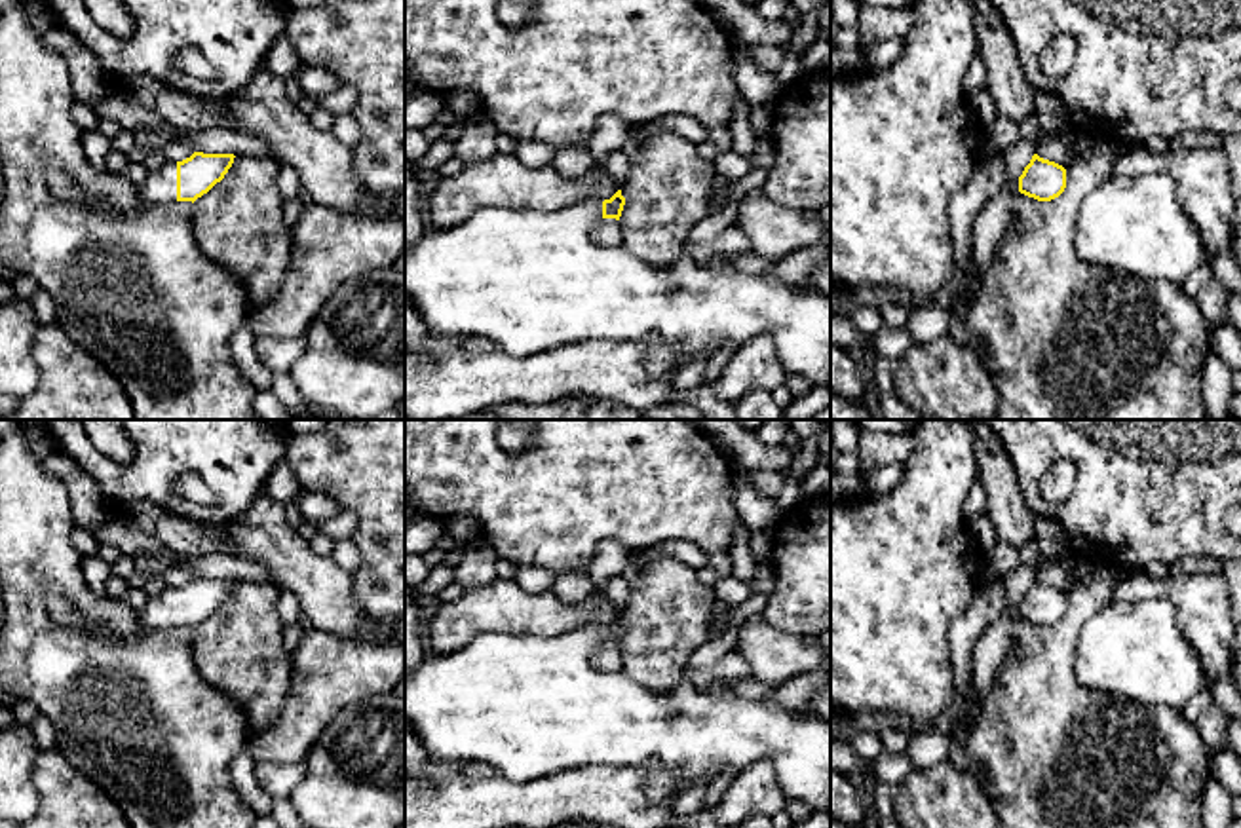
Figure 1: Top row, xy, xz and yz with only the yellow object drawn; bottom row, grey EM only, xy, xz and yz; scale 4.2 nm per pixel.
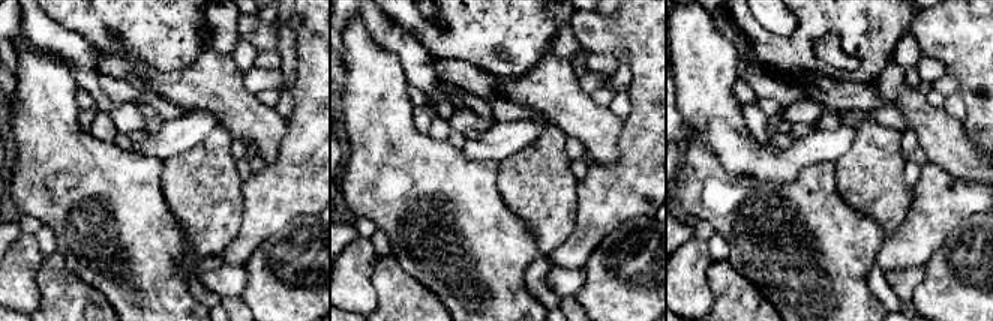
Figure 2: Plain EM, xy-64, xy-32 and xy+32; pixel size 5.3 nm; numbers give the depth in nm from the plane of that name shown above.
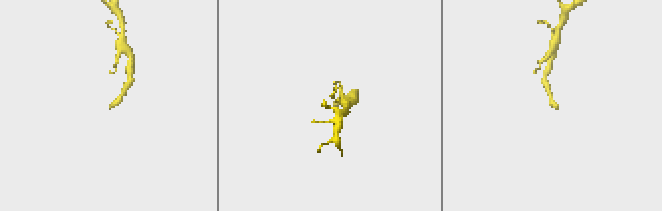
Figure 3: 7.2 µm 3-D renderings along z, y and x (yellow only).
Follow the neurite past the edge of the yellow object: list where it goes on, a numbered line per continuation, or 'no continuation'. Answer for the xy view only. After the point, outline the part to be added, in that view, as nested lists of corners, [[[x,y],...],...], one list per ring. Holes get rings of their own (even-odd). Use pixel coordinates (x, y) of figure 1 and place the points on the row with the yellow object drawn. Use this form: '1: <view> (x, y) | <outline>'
1: xy (160, 187) | [[[165,161],[152,169],[148,177],[137,184],[141,203],[173,203],[177,201],[177,163]]]

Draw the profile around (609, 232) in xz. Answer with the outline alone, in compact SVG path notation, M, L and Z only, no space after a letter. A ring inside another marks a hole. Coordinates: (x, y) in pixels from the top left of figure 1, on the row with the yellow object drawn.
M602 218L602 222L593 230L593 239L604 247L621 247L623 234L616 218Z

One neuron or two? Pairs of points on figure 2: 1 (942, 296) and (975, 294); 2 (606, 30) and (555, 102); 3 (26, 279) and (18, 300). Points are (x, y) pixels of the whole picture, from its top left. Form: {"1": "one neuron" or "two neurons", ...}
{"1": "one neuron", "2": "two neurons", "3": "one neuron"}

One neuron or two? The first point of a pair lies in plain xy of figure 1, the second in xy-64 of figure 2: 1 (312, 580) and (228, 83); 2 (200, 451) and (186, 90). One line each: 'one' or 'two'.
1: one
2: two

